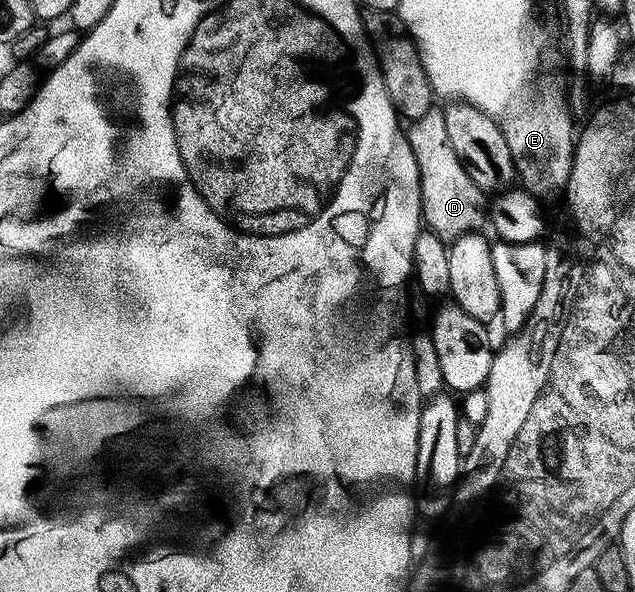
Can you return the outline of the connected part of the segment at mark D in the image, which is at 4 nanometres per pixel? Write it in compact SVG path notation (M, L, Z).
M441 107L431 108L424 118L413 121L408 128L410 149L416 158L420 174L422 218L425 227L439 238L453 242L469 232L481 229L488 220L488 200L480 186L470 177L470 171L449 145L447 127Z

